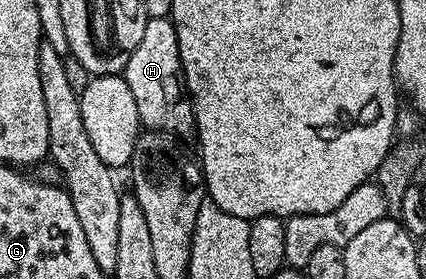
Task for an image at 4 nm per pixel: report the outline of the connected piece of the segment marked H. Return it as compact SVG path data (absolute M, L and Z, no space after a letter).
M170 18L148 19L141 45L133 49L121 74L137 100L139 122L146 130L170 131L183 141L196 138L195 110L187 93L187 82L183 79L177 33Z

